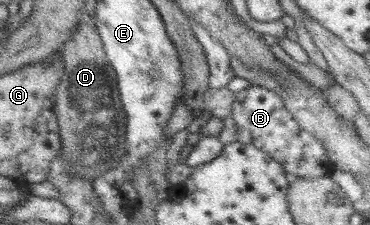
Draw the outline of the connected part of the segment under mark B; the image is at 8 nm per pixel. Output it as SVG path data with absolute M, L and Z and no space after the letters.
M250 86L235 93L232 105L232 117L237 126L237 139L241 143L251 144L268 153L278 161L290 177L301 176L307 179L329 175L334 170L326 149L311 133L305 133L297 121L290 115L277 92Z

